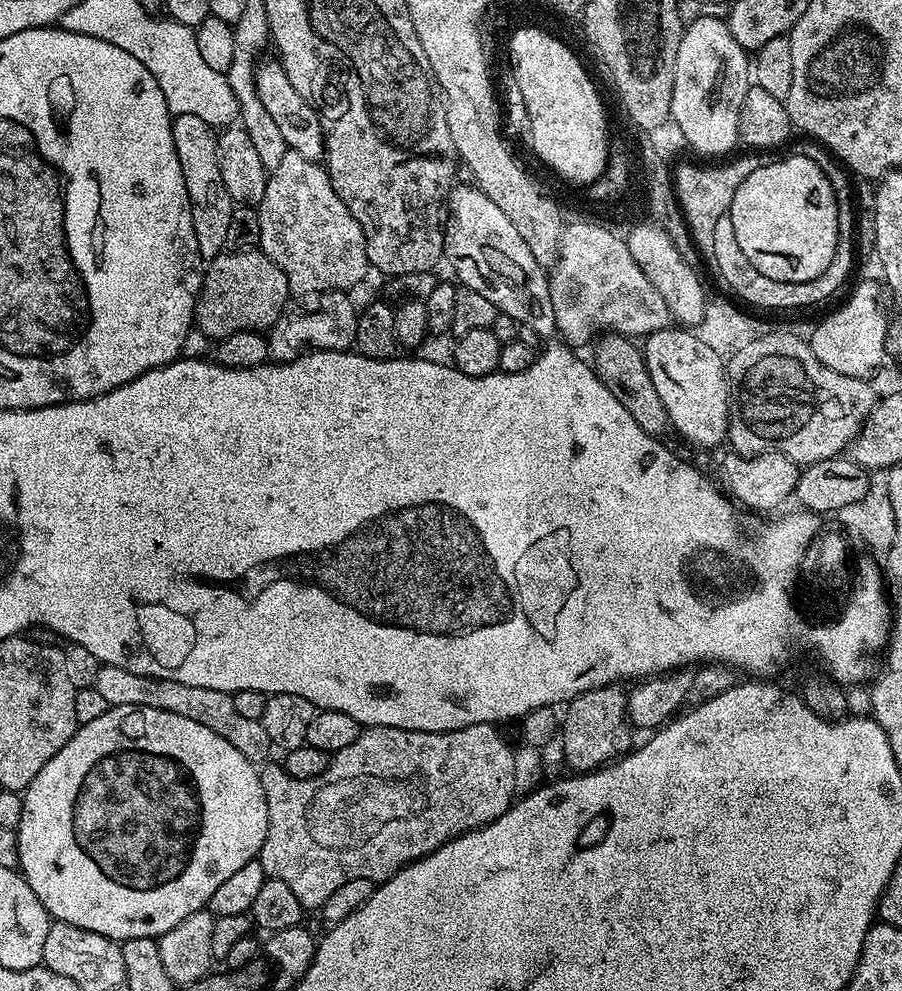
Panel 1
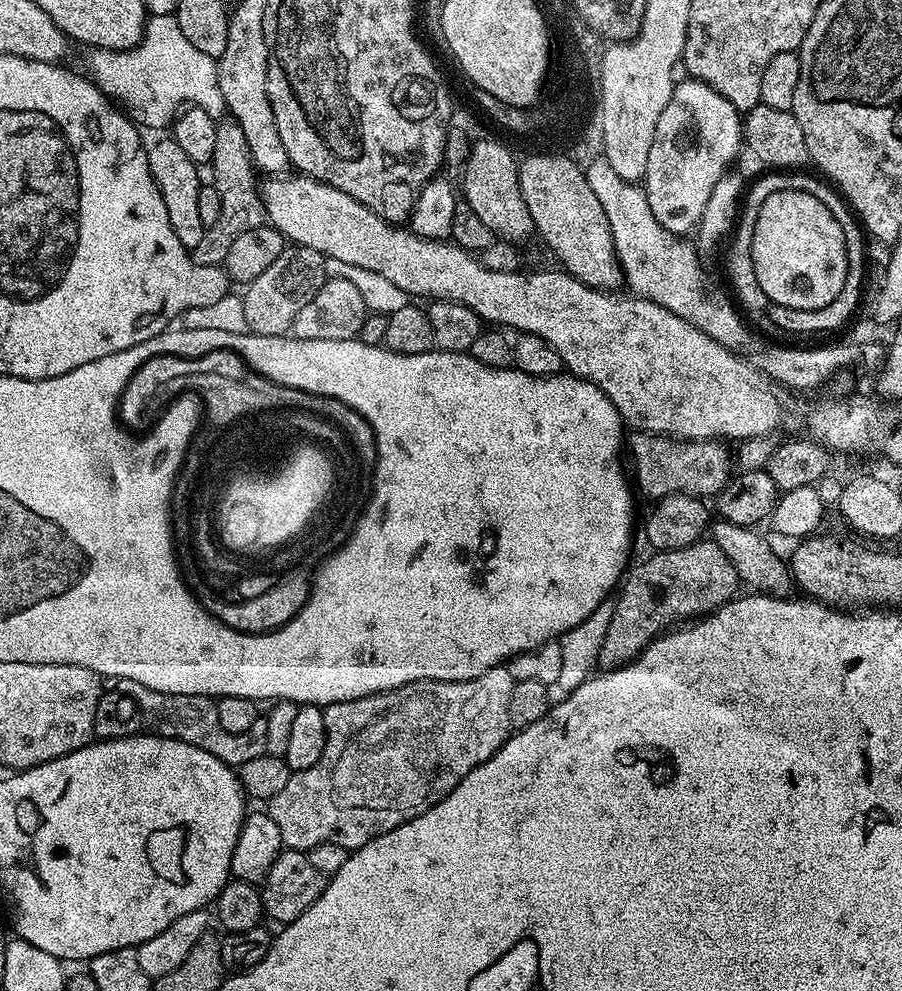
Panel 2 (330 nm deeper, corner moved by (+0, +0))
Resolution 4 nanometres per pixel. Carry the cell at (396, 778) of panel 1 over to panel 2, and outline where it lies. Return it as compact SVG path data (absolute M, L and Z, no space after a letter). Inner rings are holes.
M506 666L491 668L486 670L486 674L478 674L478 678L470 678L462 682L438 682L437 680L419 680L410 682L406 686L391 688L388 692L379 692L370 694L366 698L354 698L350 702L334 702L324 708L324 717L326 718L326 750L322 750L322 758L310 766L310 770L293 772L290 782L286 782L285 788L274 794L272 800L267 801L266 811L270 818L278 825L278 830L282 833L282 842L284 848L288 850L307 850L325 844L334 842L338 846L346 846L350 850L361 848L366 842L418 818L418 814L426 814L454 786L470 774L470 770L477 768L482 762L486 762L496 751L508 741L514 729L510 722L510 690L514 690L516 681L510 678L510 670Z

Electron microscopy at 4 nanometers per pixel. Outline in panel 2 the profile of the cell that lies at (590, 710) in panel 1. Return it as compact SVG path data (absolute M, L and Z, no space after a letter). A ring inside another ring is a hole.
M709 538L695 540L690 546L682 546L678 550L653 551L651 555L641 564L633 563L627 569L626 579L619 585L618 595L614 600L613 617L610 618L609 630L606 631L601 653L598 654L597 662L601 669L621 668L624 664L635 660L650 641L664 635L673 626L697 614L715 612L741 591L742 581L734 568L734 563Z

